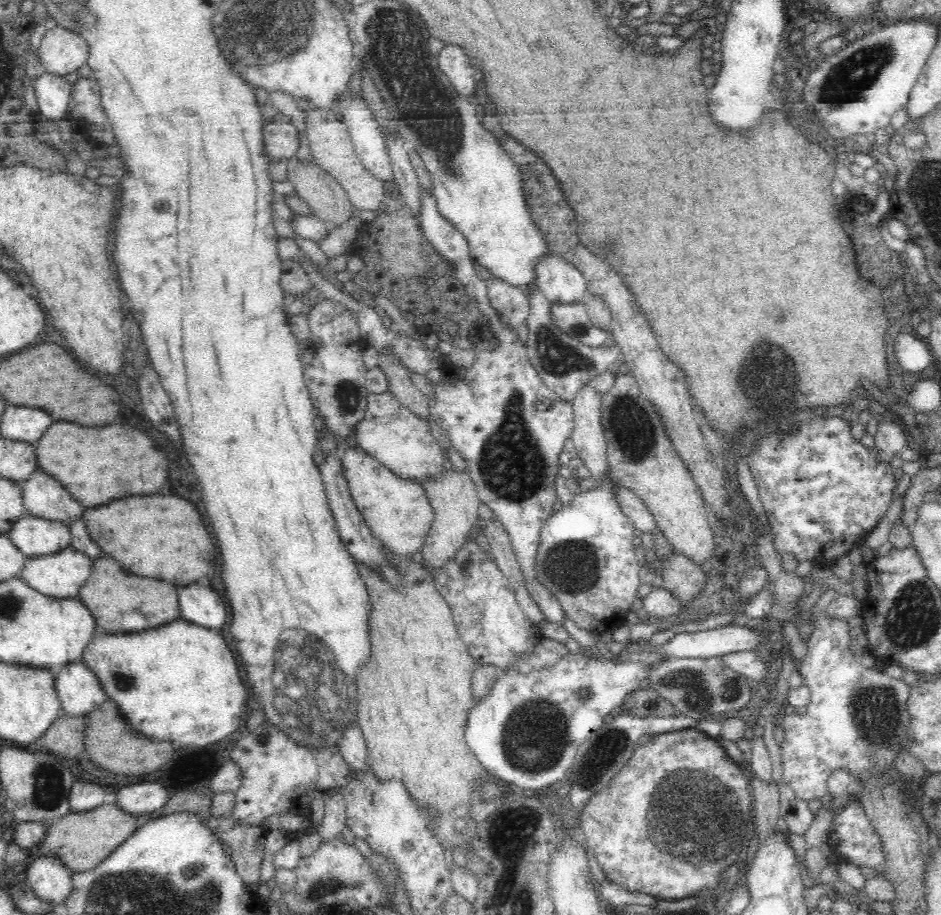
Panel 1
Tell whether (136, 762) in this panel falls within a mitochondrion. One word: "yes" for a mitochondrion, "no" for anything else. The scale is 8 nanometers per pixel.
no

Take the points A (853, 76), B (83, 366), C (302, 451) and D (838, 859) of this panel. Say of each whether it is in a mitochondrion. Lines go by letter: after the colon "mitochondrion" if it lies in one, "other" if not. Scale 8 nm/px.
A: mitochondrion
B: other
C: other
D: other

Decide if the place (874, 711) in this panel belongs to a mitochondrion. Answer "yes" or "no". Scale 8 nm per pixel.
yes

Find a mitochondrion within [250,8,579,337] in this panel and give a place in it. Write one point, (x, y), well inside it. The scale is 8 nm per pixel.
(538, 191)

